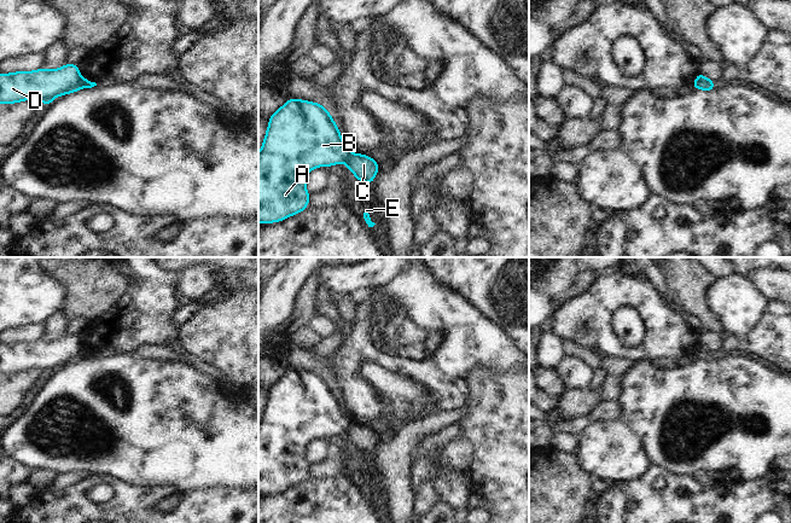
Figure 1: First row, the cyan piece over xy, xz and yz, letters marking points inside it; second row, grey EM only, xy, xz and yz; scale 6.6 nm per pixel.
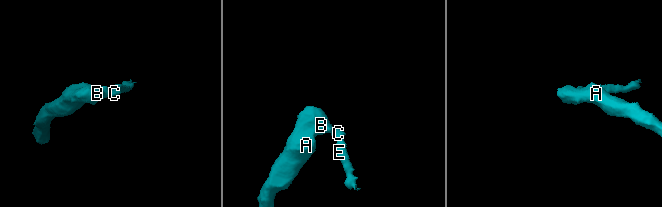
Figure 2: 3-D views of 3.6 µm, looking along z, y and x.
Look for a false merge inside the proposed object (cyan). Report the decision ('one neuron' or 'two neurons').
two neurons

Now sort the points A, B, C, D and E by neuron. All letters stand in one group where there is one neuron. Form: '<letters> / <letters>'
A B D / C E

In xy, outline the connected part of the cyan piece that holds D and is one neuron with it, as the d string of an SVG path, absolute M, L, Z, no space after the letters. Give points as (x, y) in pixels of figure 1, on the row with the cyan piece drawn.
M66 64L56 70L0 74L0 103L7 105L37 99L48 105L57 95L78 91L80 81L81 75L75 64Z

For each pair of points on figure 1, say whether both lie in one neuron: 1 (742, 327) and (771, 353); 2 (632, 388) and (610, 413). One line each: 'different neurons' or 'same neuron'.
1: different neurons
2: different neurons

